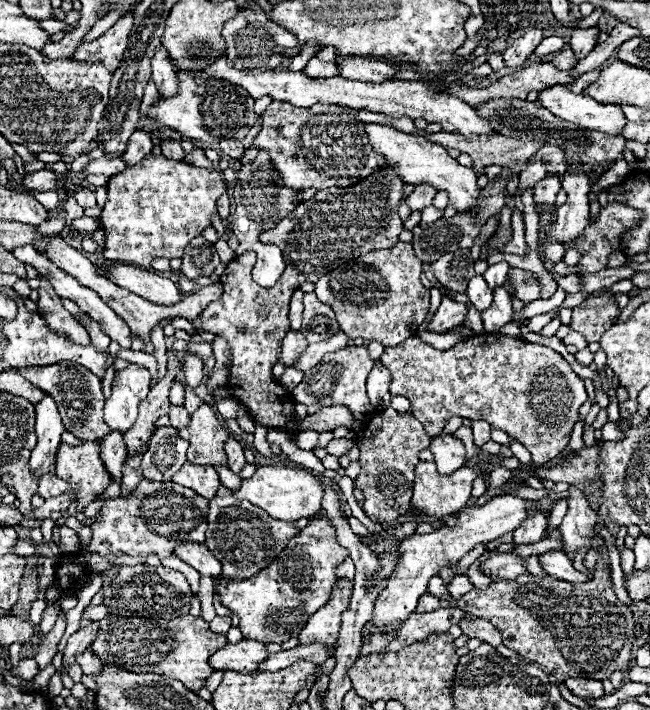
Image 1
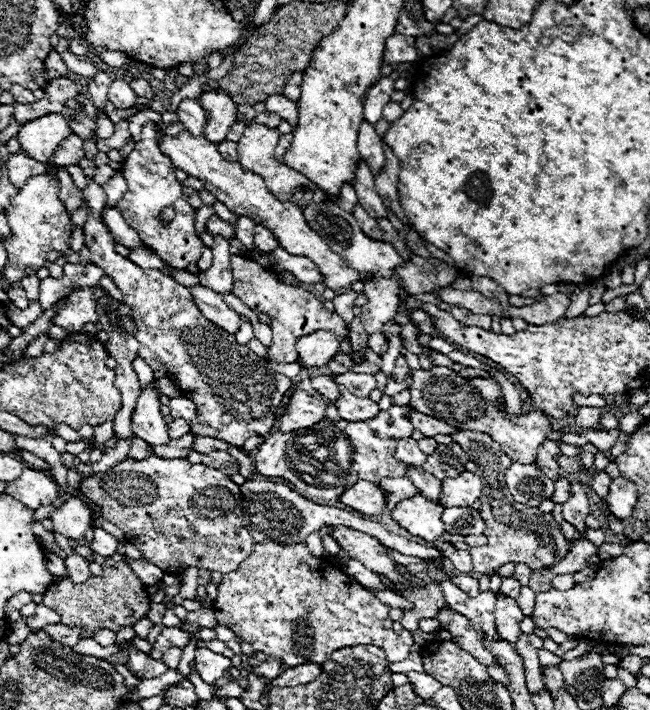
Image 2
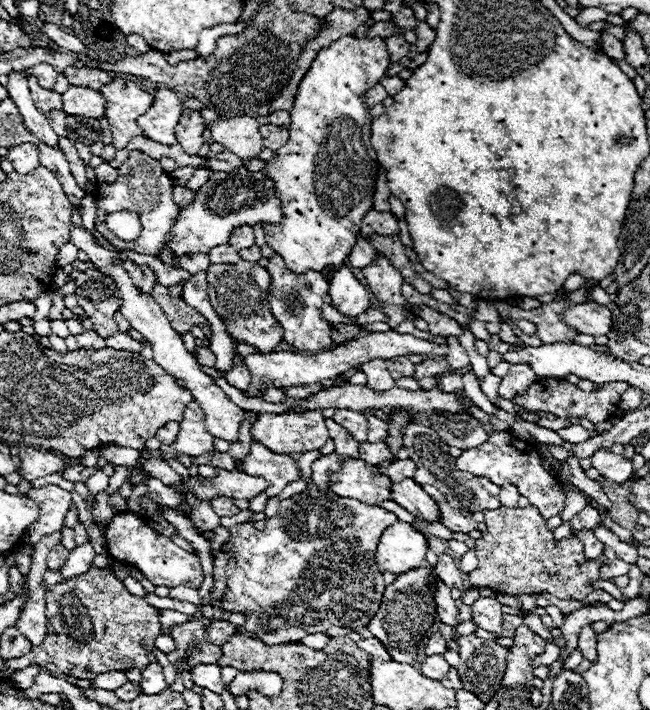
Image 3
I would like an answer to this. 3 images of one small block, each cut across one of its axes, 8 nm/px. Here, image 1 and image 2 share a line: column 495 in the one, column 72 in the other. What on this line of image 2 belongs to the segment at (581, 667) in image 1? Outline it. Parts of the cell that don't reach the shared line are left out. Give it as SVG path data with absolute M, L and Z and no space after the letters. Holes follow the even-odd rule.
M114 554L106 558L104 572L100 576L90 576L90 580L86 580L84 584L74 584L70 578L50 584L44 592L42 604L54 608L54 612L60 614L62 624L82 626L84 638L92 638L92 632L96 628L110 628L118 632L122 626L134 626L150 610L150 596L142 580L134 576L132 568L124 564L118 554Z

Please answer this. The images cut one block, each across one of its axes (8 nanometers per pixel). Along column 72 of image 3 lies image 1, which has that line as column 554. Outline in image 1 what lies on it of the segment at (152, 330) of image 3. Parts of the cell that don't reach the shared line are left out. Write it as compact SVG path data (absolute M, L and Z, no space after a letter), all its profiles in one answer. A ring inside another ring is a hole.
M574 164L572 170L574 172L566 174L562 182L562 188L568 194L568 200L558 208L558 220L554 228L546 234L546 240L550 244L568 244L582 238L582 230L590 220L590 212L588 212L590 168L586 164Z

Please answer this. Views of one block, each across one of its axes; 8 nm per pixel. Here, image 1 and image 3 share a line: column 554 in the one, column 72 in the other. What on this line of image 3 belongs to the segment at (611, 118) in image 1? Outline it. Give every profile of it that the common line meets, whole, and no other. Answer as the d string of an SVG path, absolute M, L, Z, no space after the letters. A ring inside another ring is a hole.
M72 86L62 94L62 110L68 116L88 116L88 118L102 118L104 116L104 98L84 86Z

